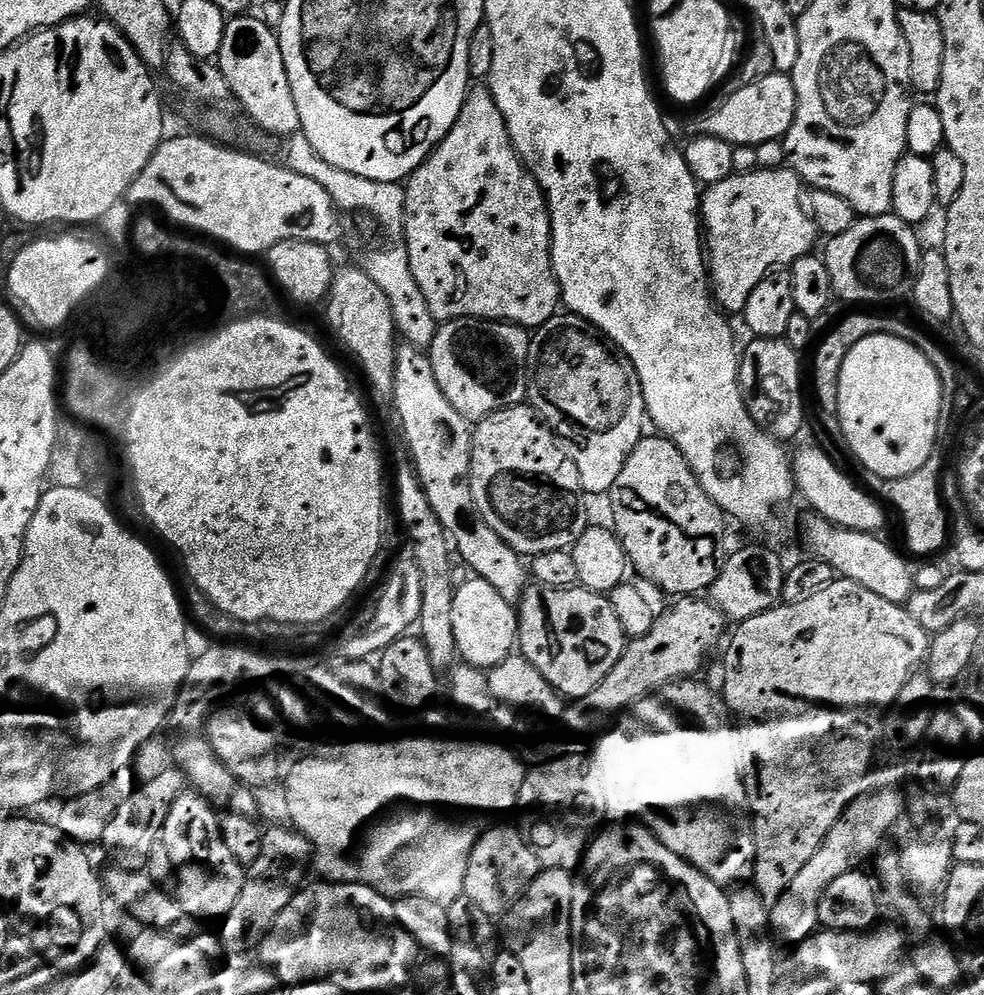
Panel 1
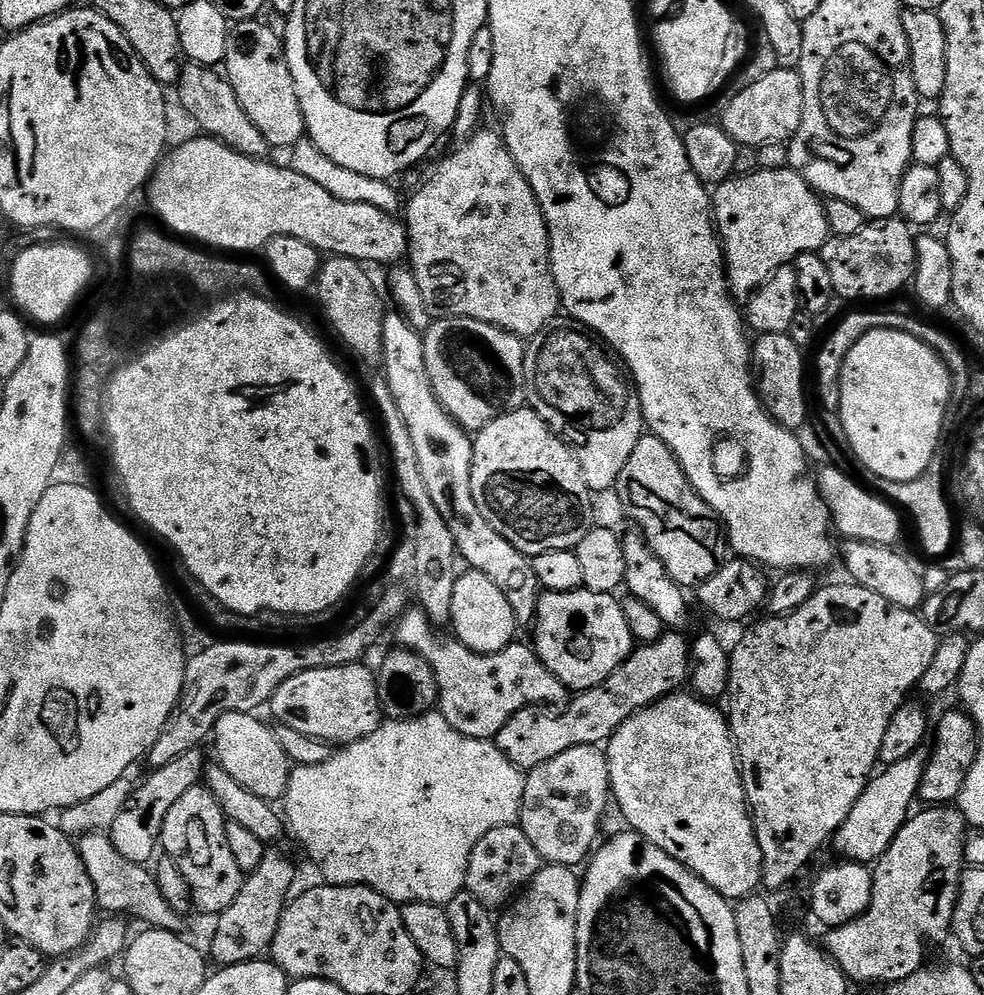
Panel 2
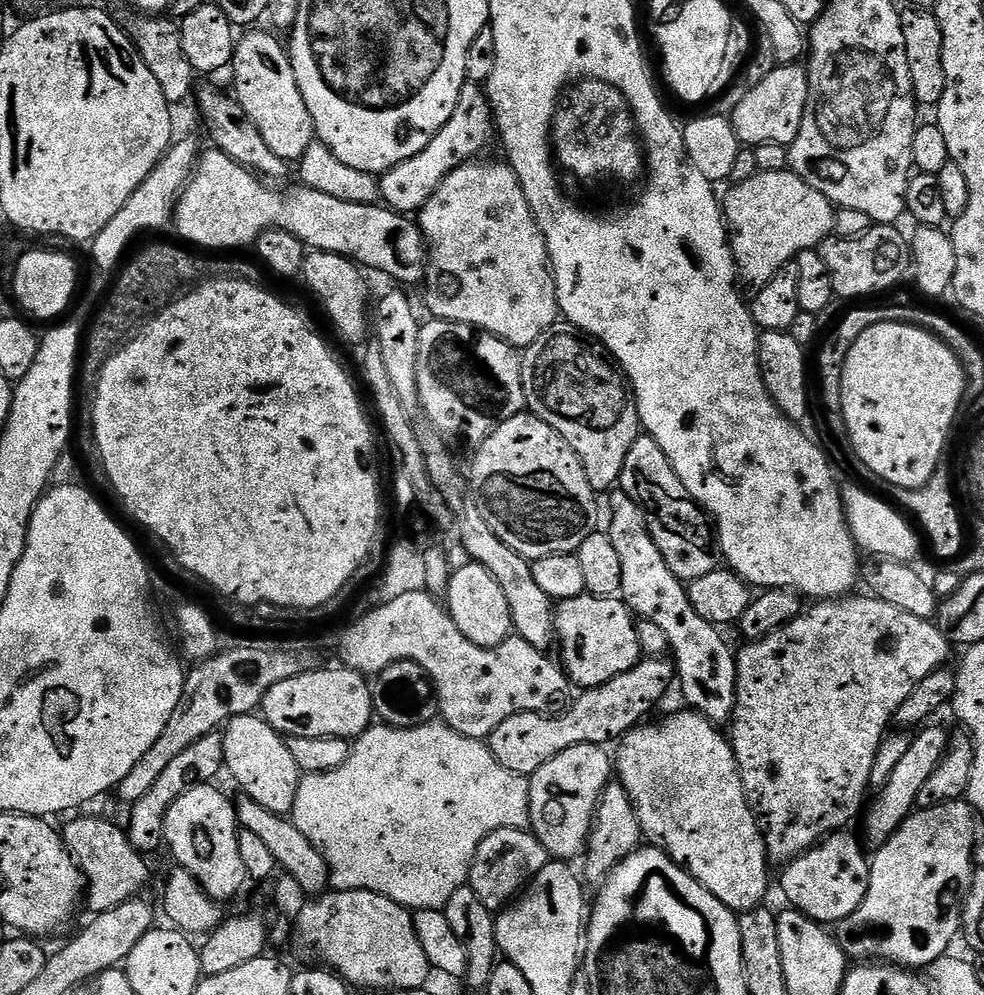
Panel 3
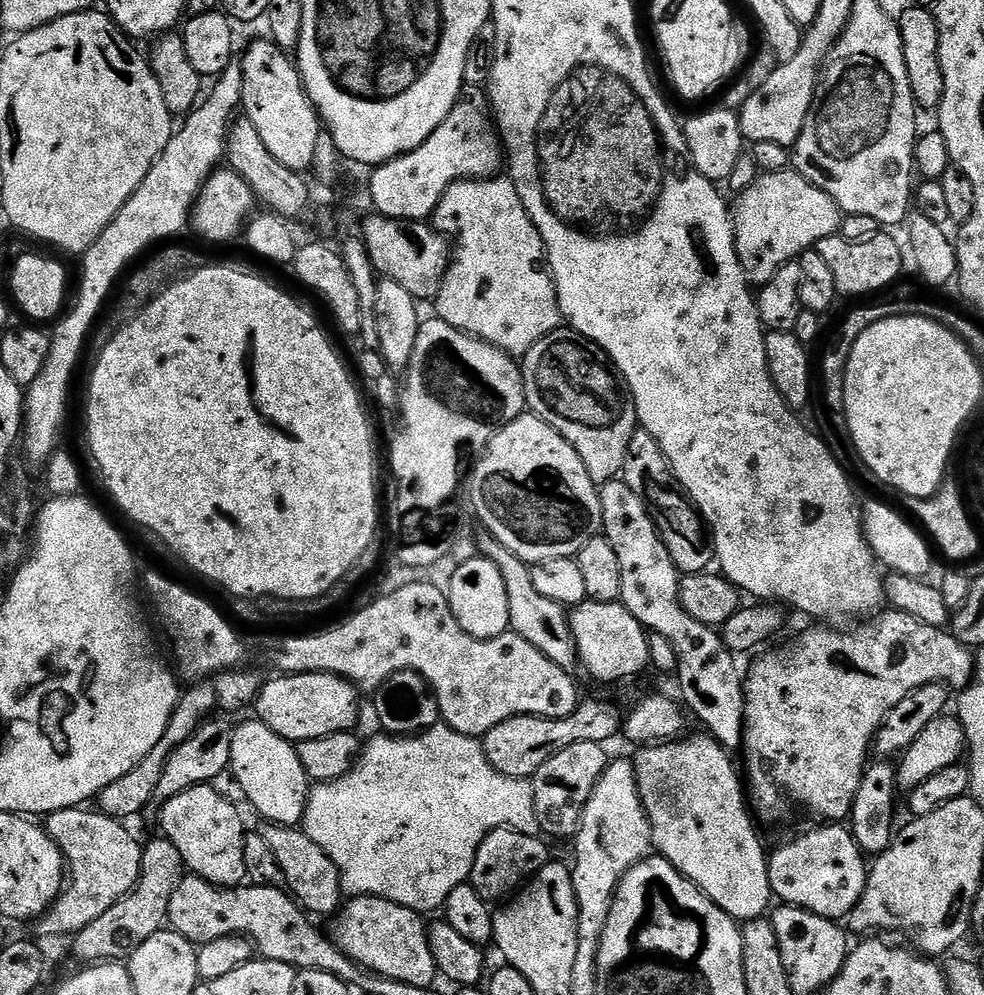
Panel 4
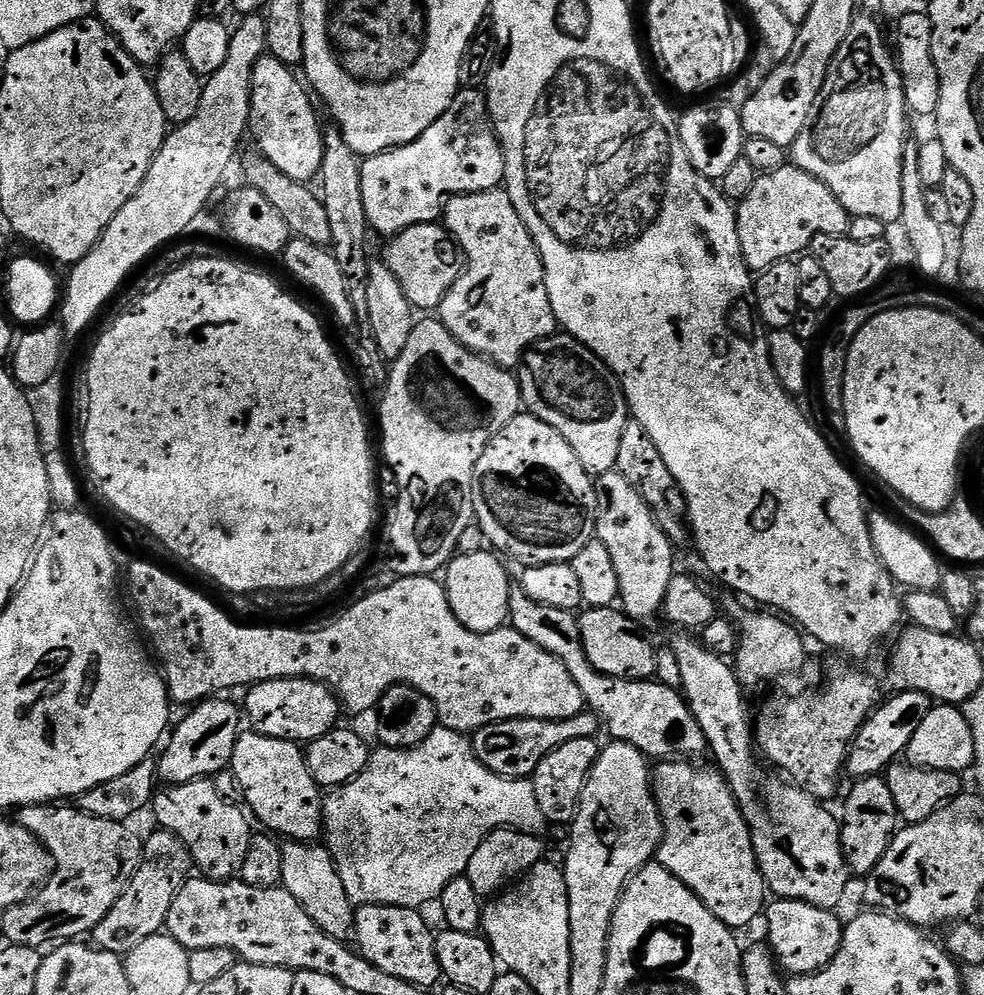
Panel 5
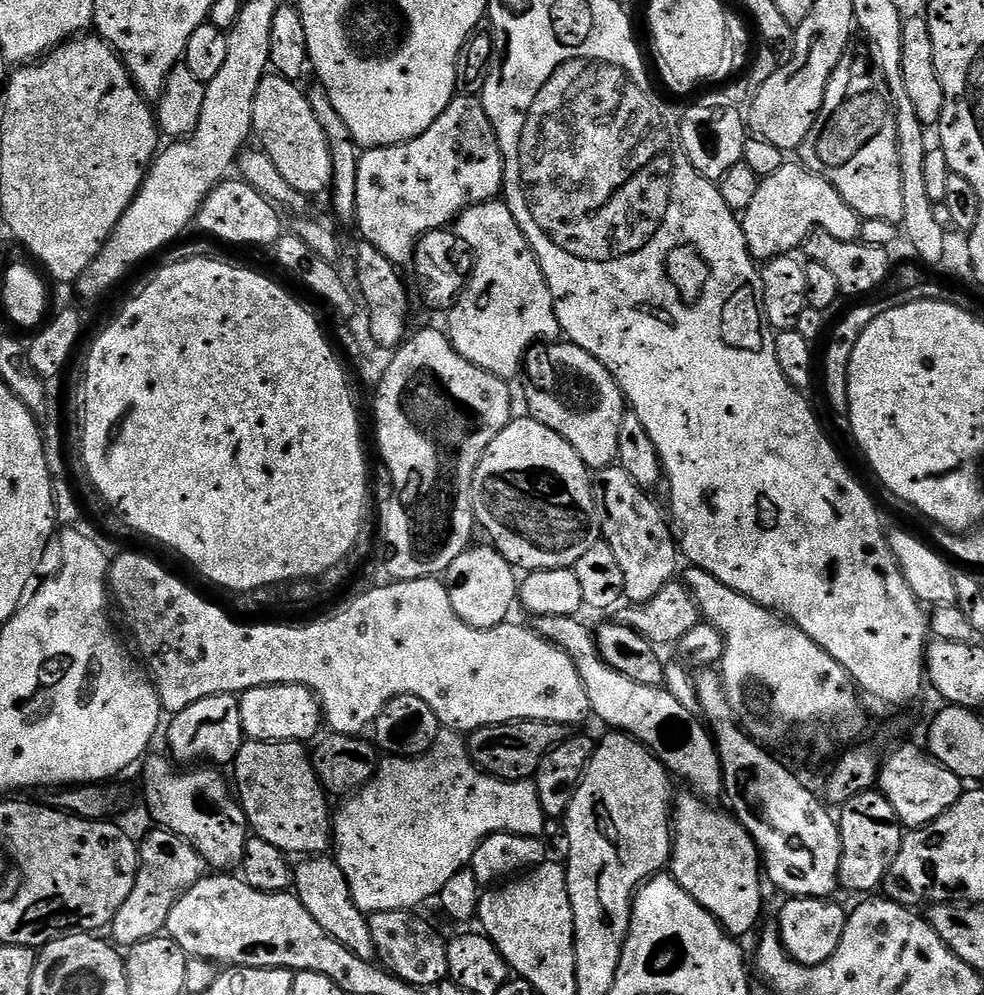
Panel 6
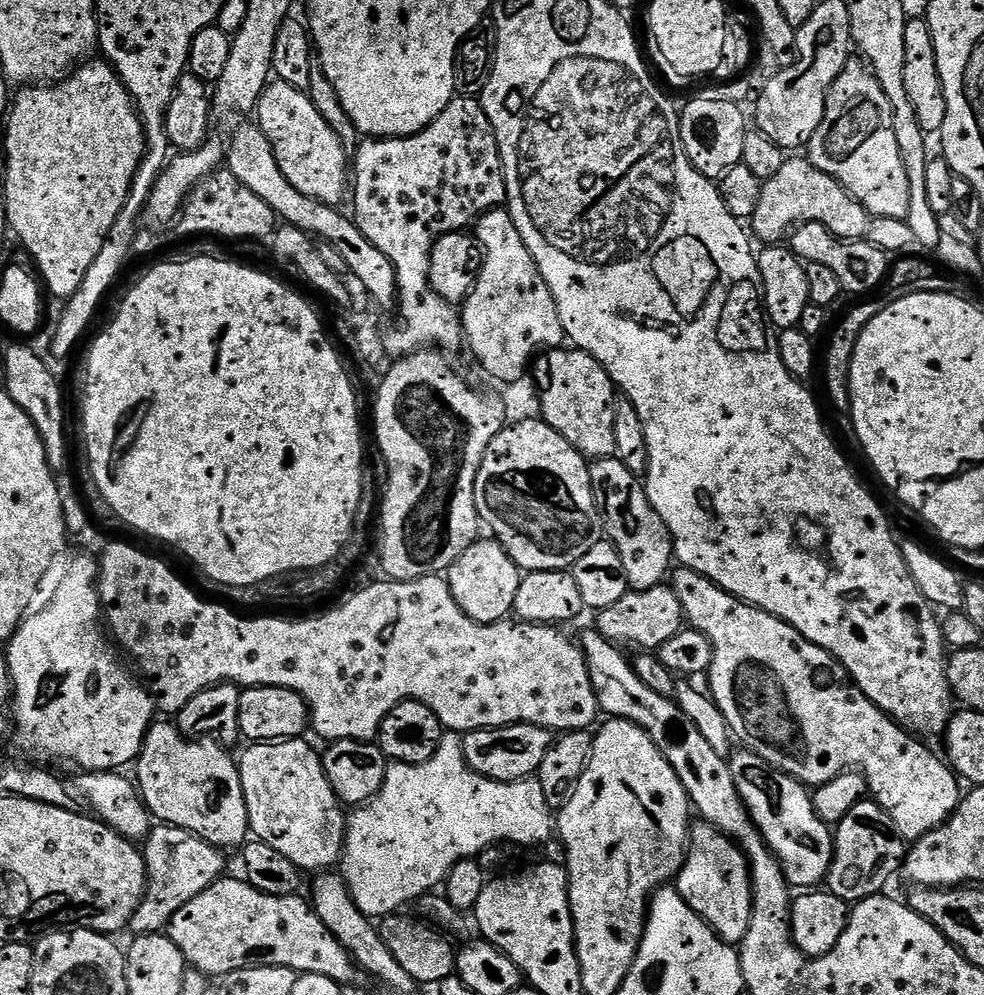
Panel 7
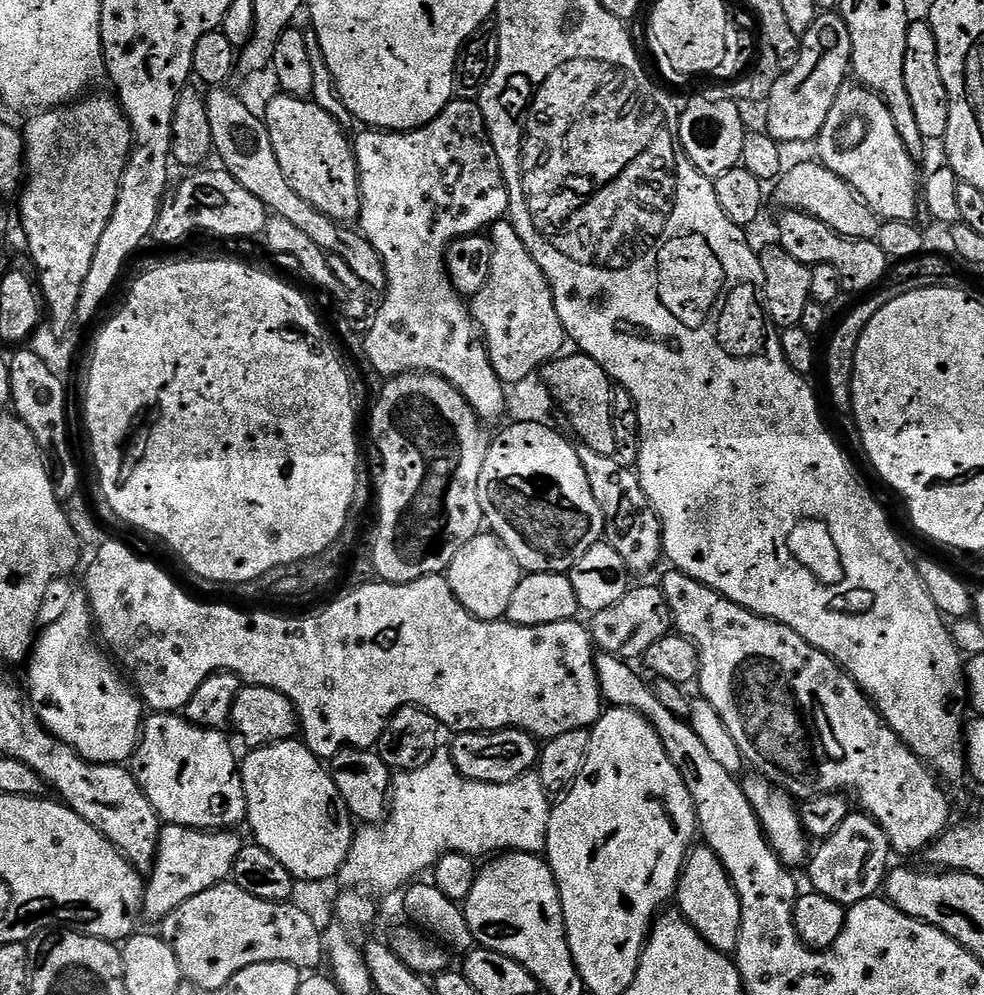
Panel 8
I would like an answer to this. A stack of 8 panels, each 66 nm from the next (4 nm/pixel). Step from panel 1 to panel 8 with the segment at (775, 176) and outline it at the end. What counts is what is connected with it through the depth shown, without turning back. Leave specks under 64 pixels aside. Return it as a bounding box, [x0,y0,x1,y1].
[775,159,880,240]

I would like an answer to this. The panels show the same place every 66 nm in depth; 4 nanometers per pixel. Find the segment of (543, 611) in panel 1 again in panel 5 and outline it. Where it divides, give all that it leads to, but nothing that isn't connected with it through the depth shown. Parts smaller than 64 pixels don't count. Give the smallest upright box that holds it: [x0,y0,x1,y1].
[579,606,657,680]

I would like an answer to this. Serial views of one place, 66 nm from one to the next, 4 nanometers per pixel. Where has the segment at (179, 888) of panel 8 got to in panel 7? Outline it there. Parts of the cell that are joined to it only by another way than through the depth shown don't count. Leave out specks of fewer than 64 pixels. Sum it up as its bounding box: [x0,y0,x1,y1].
[130,824,226,934]

